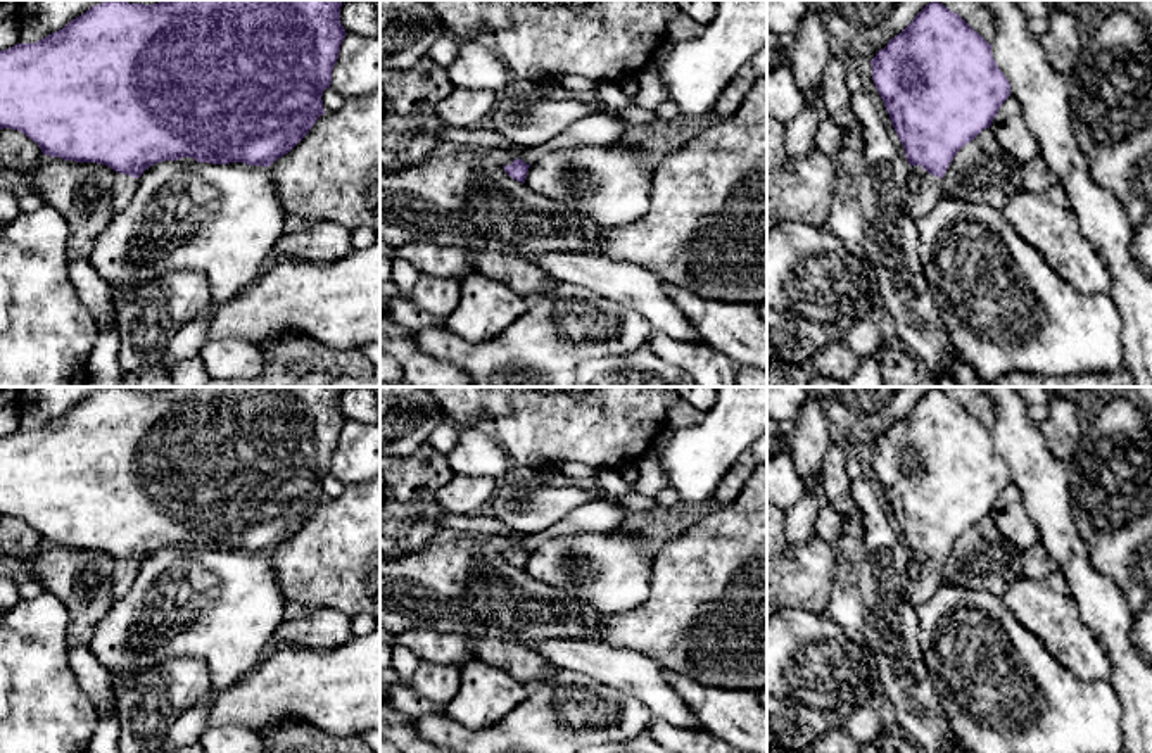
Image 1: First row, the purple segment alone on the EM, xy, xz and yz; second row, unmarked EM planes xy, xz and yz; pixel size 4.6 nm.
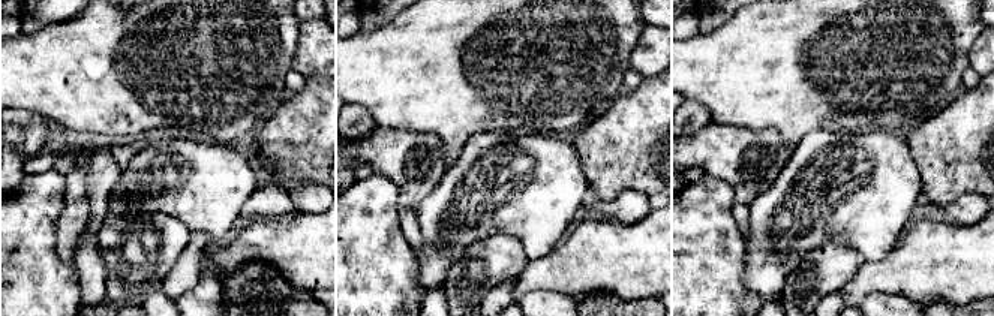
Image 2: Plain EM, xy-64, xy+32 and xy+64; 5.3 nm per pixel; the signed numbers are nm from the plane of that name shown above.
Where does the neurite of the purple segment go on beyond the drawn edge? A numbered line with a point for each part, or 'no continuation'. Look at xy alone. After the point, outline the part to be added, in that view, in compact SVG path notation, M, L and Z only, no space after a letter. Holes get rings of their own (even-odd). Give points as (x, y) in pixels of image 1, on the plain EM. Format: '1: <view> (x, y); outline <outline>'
1: xy (125, 572); outline M117 560L112 570L112 589L111 598L112 603L119 601L131 587L138 572L138 565L130 561Z

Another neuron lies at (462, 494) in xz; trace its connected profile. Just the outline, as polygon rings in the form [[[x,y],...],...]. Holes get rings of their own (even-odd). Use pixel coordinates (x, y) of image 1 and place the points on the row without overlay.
[[[454,475],[437,494],[437,503],[454,515],[475,515],[491,503],[497,484],[494,478]]]

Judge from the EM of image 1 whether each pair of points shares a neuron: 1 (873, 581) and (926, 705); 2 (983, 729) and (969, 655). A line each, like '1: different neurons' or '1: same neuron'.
1: same neuron
2: same neuron

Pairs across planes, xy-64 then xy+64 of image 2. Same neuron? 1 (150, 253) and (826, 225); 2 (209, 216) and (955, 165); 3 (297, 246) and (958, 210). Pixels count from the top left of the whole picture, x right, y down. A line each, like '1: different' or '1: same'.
1: different
2: different
3: different

